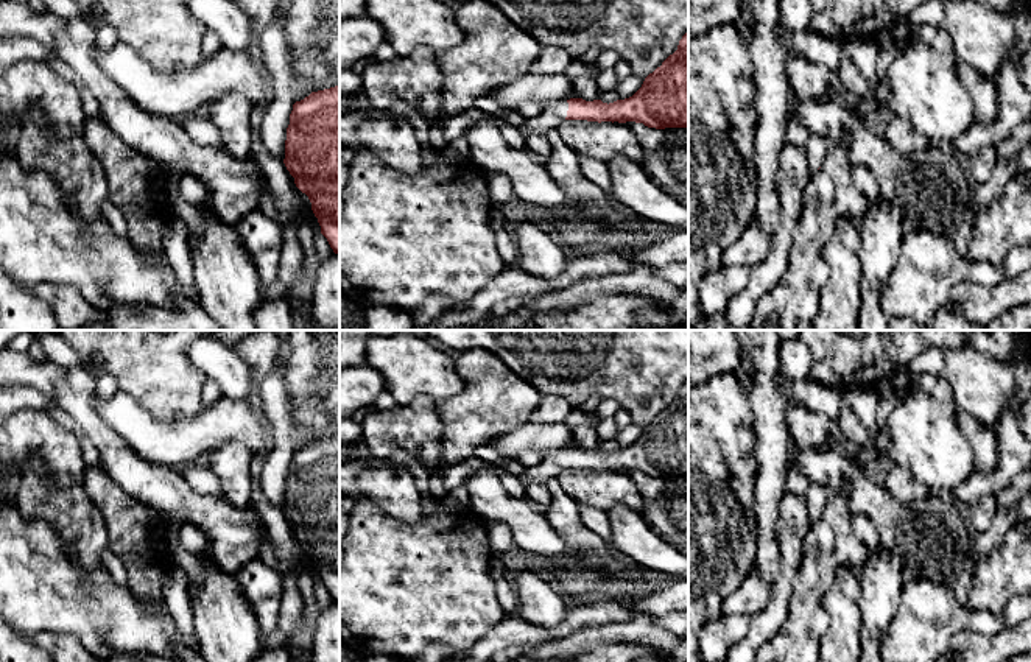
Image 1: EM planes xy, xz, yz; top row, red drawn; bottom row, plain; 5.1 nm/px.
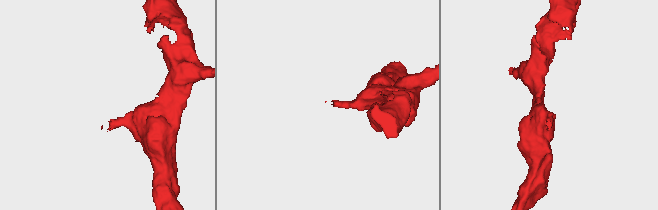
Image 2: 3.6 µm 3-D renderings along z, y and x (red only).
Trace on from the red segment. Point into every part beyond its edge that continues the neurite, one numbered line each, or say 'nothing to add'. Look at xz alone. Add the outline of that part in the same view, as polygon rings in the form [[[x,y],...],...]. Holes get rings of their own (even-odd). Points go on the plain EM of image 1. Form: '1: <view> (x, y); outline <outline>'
1: xz (553, 461); outline [[[567,449],[545,450],[542,460],[536,466],[528,467],[526,474],[519,480],[525,489],[531,484],[547,484],[565,469],[567,460]]]

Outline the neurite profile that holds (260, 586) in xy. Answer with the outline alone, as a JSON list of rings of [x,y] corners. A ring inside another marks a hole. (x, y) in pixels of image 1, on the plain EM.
[[[254,558],[235,573],[241,597],[252,607],[263,636],[277,629],[283,583],[280,575]]]

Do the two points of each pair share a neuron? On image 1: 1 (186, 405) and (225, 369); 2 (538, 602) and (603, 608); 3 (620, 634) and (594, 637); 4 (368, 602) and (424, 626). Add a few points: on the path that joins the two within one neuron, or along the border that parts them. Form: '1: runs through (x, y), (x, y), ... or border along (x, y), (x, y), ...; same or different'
1: border along (187, 346), (187, 355), (207, 377); different
2: border along (569, 611), (553, 628), (533, 625); different
3: runs through (614, 634), (600, 634); same
4: runs through (382, 602), (399, 602), (410, 612); same

